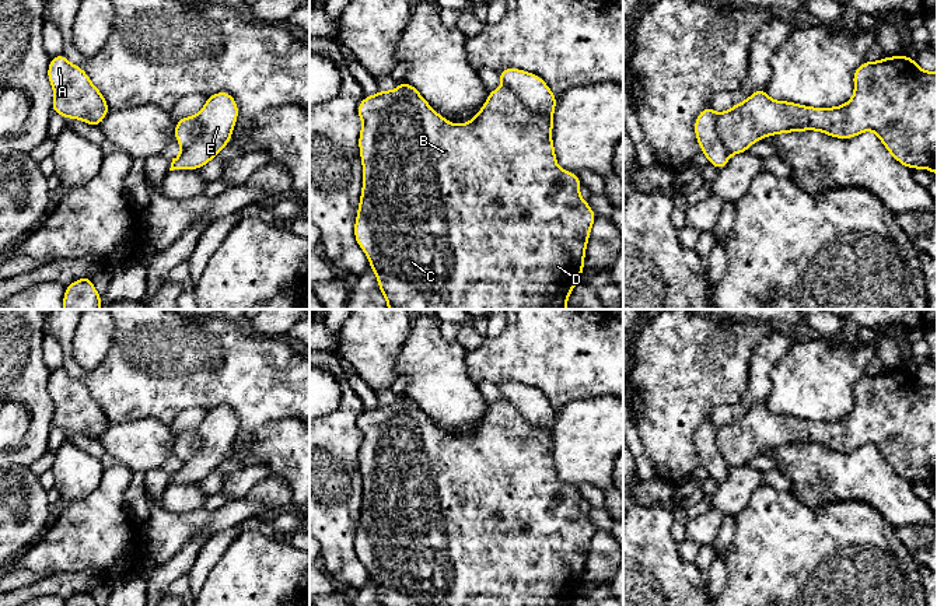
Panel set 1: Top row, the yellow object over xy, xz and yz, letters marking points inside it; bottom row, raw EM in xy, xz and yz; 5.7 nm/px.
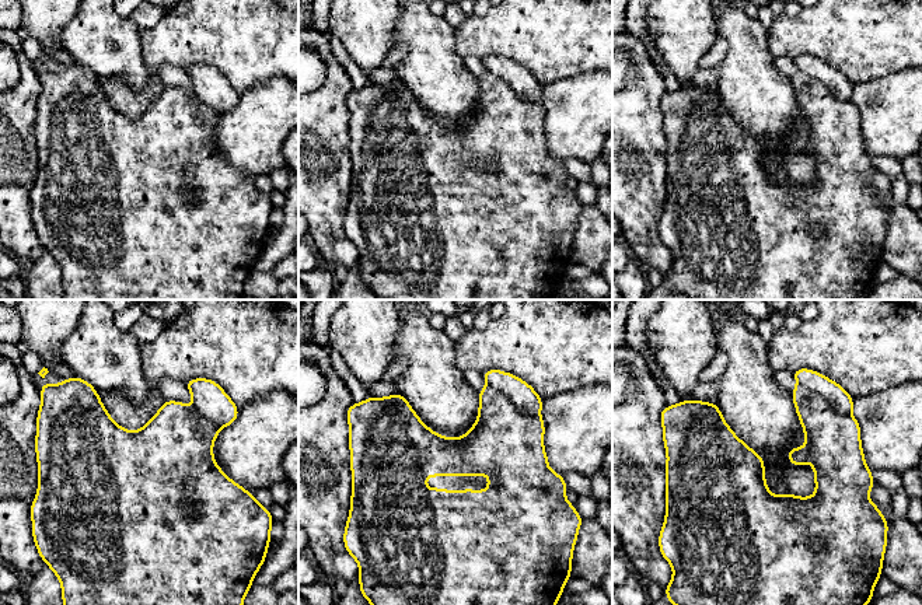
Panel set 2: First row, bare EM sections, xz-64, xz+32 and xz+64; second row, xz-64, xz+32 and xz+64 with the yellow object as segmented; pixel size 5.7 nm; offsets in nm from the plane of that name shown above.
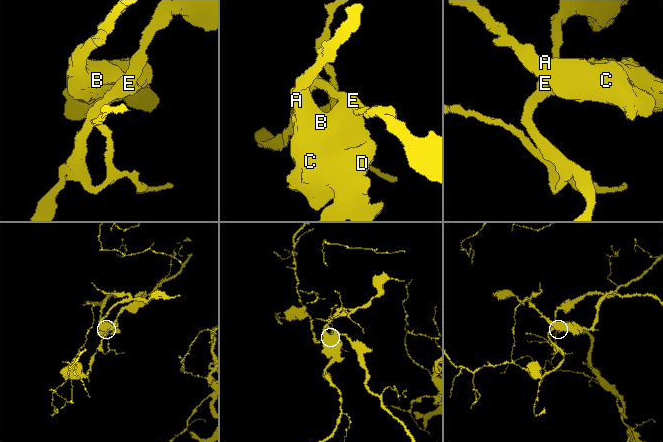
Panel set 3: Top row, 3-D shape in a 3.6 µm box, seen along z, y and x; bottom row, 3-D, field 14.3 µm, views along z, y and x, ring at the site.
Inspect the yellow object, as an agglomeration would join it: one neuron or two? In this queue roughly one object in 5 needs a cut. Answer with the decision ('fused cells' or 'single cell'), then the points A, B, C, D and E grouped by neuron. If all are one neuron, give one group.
single cell | A B C D E

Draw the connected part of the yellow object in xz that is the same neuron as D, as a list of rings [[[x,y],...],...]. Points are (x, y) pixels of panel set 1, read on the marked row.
[[[518,69],[497,70],[504,83],[489,92],[478,115],[464,123],[454,125],[438,115],[419,91],[405,80],[392,91],[378,91],[364,97],[357,106],[363,122],[359,147],[363,162],[363,190],[354,223],[354,238],[370,260],[378,287],[387,298],[388,309],[566,309],[567,298],[578,283],[584,270],[585,248],[597,214],[587,200],[580,197],[581,182],[578,175],[563,171],[556,164],[552,143],[552,115],[556,108],[556,95],[536,74]]]

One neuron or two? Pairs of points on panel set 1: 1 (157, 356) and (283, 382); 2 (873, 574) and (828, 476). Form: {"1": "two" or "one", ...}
{"1": "one", "2": "two"}

